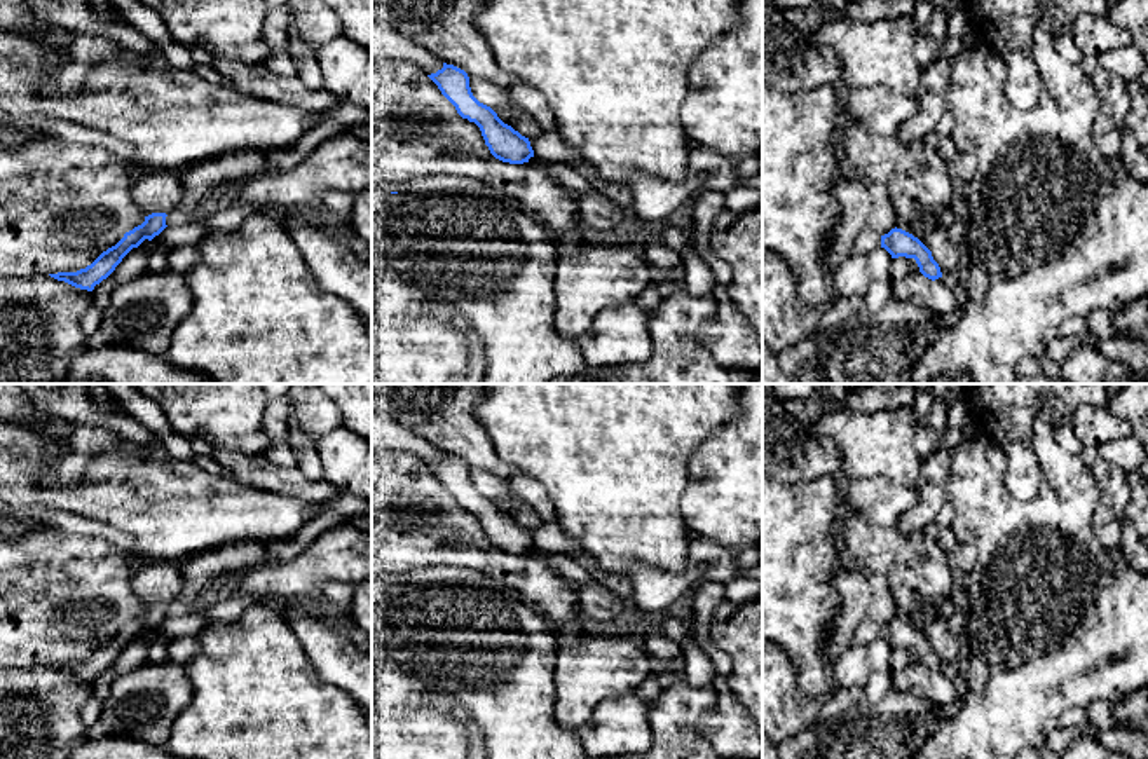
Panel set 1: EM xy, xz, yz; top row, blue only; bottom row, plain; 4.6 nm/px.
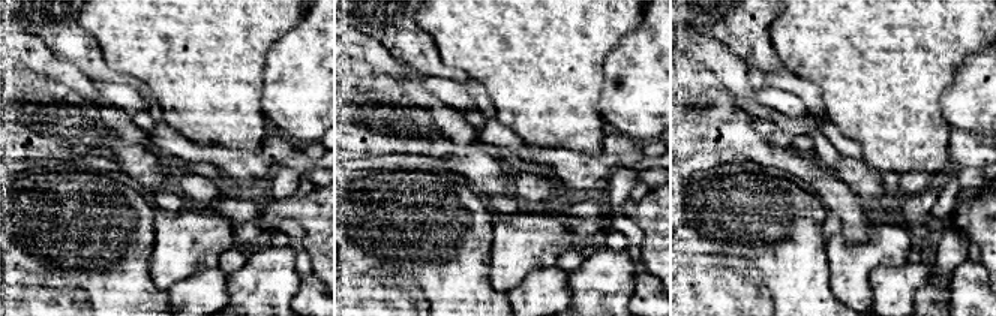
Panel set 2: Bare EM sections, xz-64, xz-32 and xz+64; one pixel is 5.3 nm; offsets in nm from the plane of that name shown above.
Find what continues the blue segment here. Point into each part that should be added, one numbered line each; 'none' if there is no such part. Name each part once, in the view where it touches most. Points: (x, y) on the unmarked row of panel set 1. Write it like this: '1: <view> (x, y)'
none

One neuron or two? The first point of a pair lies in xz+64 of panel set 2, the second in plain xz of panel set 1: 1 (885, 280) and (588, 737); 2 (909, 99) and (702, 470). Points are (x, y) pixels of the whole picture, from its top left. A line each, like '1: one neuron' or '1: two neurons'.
1: one neuron
2: two neurons

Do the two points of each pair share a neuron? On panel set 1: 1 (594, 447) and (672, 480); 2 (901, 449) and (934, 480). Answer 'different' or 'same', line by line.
1: same
2: different

